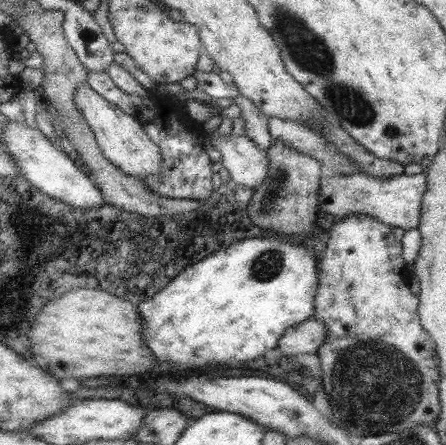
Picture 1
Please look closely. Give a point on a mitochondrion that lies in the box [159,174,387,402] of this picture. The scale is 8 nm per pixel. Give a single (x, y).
(268, 265)

